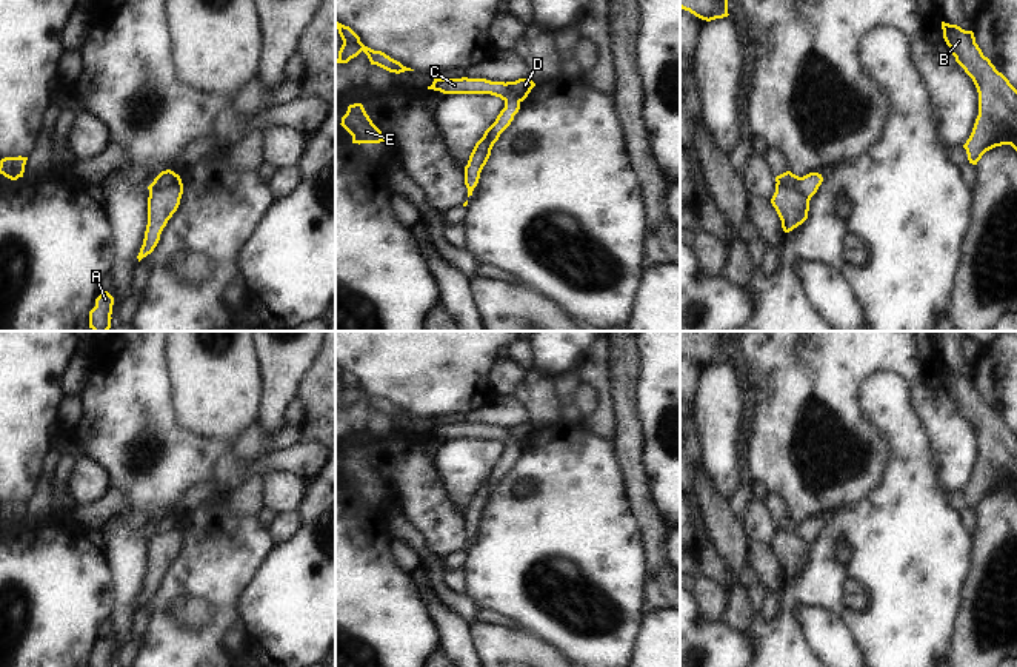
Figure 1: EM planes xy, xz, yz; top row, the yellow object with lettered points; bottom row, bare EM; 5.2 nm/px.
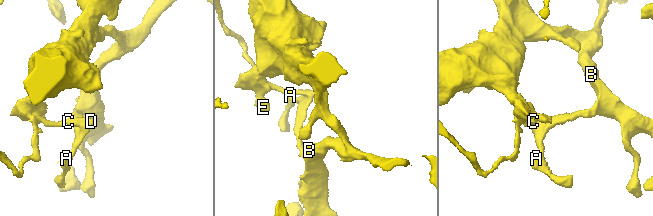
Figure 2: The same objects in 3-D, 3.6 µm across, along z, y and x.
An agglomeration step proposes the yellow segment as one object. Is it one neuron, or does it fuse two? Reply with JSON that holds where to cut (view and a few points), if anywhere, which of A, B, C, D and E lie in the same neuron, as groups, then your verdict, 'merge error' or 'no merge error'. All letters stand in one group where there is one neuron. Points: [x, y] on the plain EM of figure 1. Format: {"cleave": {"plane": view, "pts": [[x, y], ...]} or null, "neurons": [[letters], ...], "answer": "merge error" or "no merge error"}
{"cleave": {"plane": "xy", "pts": [[176, 519], [150, 539]]}, "neurons": [["A", "B", "D", "E"], ["C"]], "answer": "merge error"}

